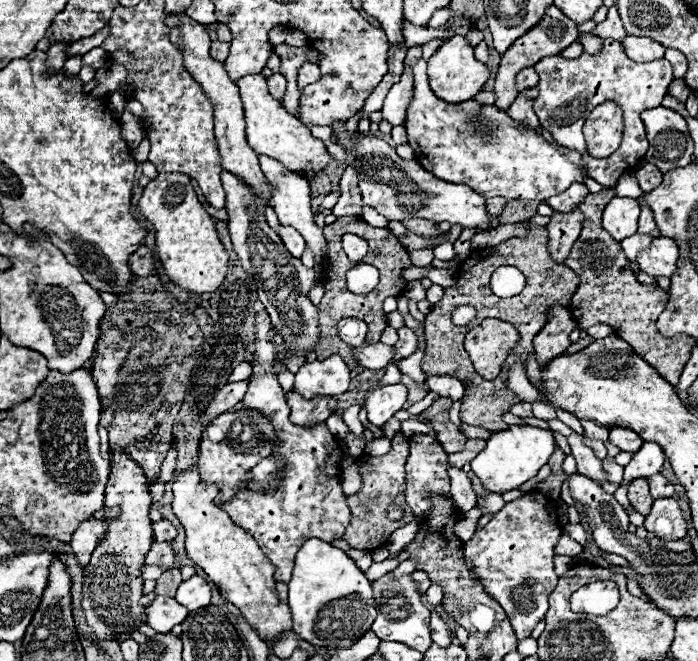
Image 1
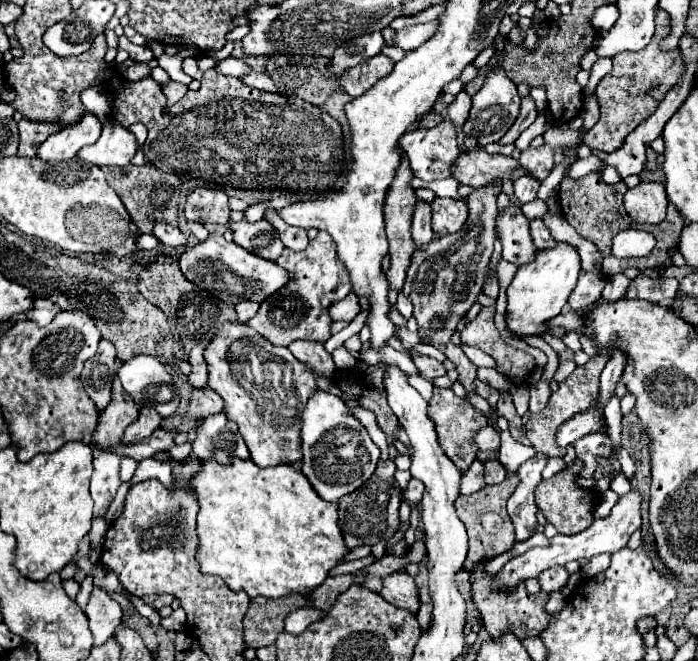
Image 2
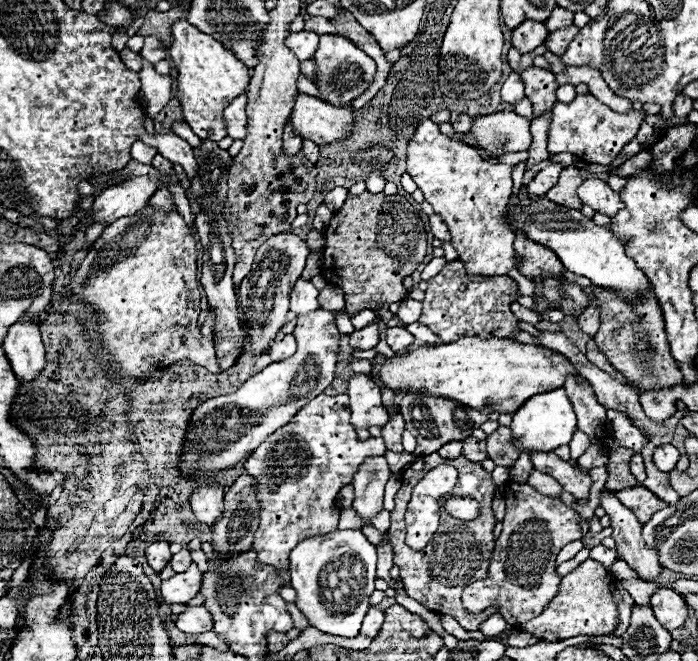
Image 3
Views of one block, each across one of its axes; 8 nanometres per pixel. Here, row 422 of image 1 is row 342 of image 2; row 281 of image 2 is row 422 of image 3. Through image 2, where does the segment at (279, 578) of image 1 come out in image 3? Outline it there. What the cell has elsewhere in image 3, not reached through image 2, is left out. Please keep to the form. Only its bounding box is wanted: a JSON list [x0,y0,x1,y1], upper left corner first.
[246,394,386,570]

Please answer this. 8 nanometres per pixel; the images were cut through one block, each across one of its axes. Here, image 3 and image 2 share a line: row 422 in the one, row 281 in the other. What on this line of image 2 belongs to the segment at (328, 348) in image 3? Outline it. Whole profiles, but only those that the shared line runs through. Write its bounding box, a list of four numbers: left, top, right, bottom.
[178,236,288,304]

